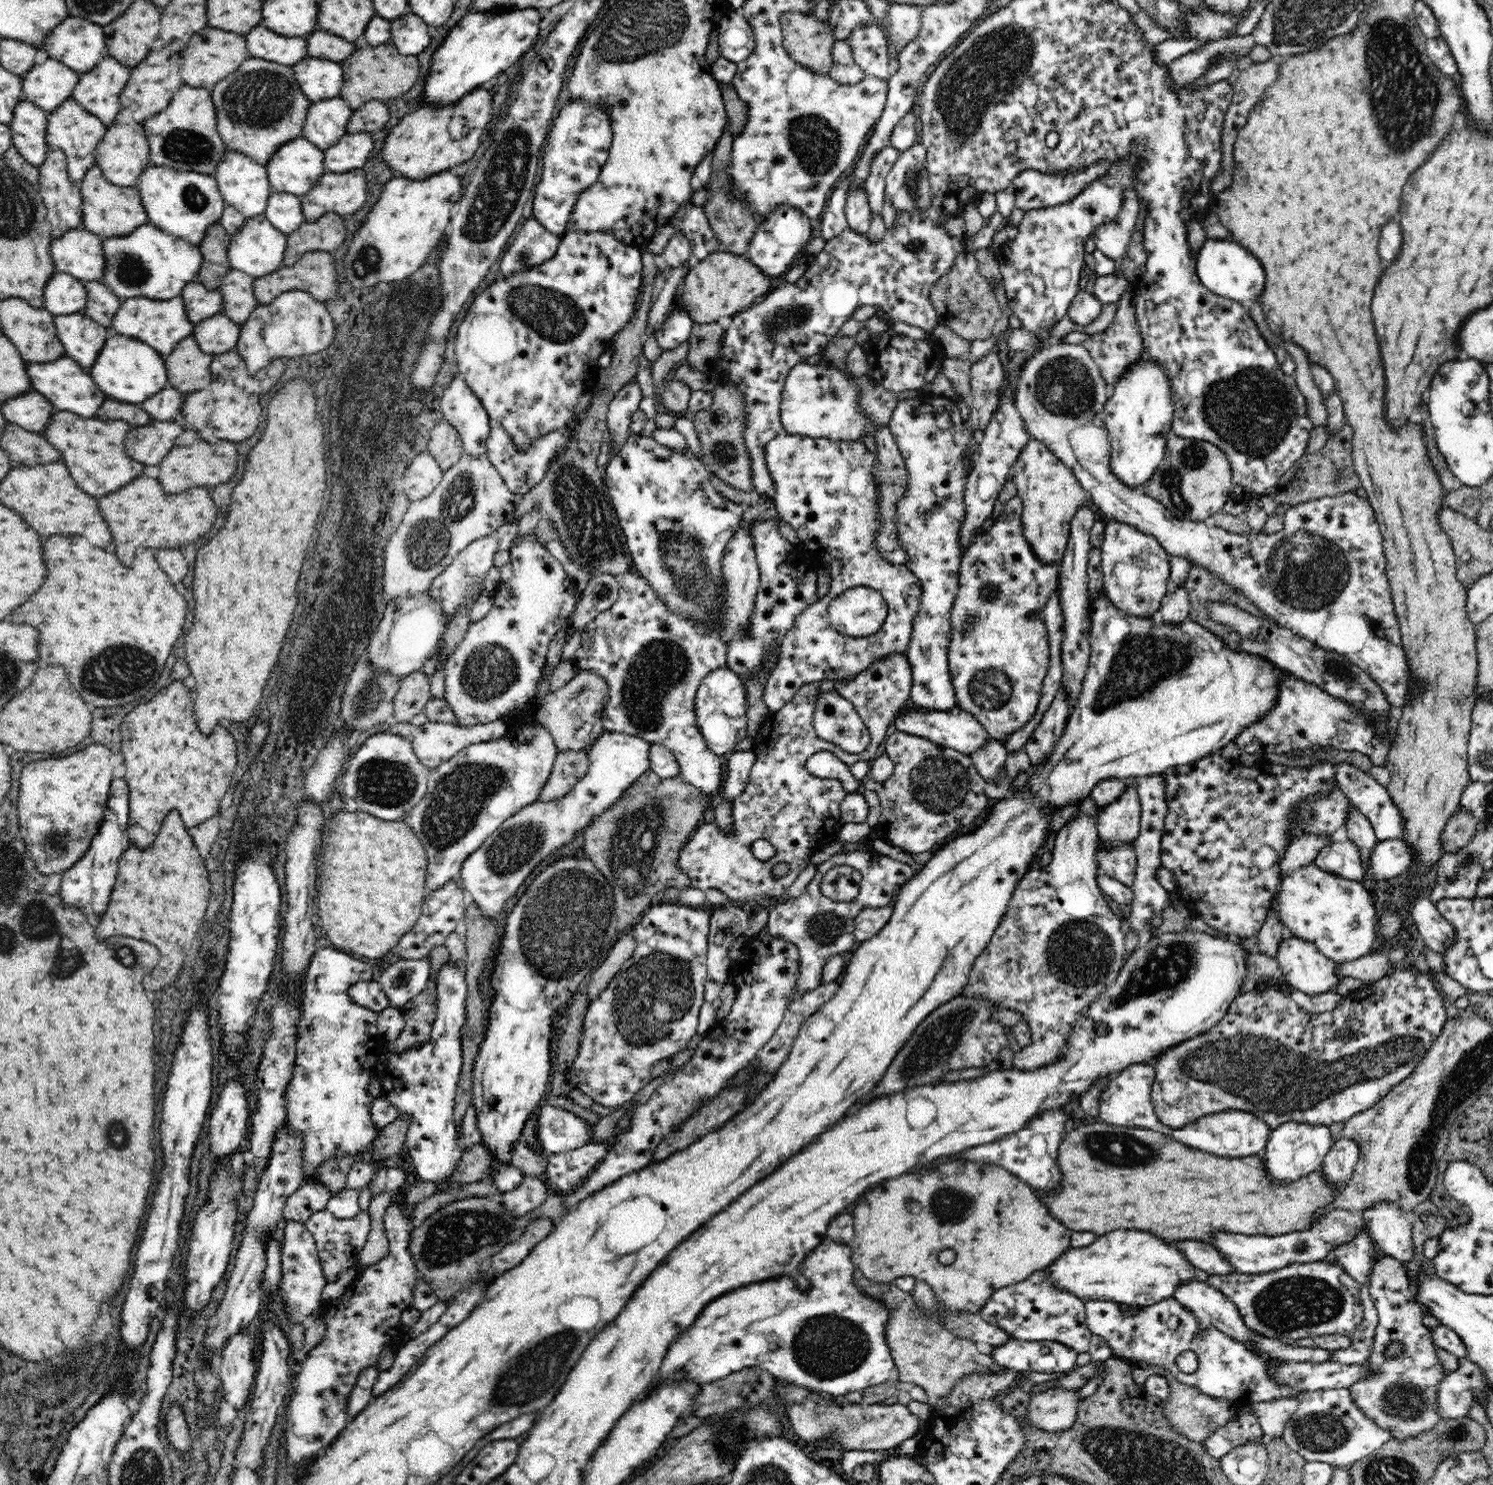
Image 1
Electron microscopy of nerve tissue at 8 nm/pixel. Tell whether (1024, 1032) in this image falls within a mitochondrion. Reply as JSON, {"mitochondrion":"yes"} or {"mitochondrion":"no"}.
{"mitochondrion":"no"}

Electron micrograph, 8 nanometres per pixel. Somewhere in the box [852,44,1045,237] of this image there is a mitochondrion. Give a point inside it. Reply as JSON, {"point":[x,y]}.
{"point":[912,185]}

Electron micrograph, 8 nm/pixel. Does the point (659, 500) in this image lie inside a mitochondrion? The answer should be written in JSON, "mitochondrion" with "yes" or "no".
{"mitochondrion":"no"}

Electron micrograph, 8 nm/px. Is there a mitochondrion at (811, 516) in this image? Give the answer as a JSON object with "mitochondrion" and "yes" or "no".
{"mitochondrion":"no"}

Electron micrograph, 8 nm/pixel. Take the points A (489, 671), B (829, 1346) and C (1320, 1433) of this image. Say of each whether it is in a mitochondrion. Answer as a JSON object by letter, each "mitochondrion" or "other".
{"A":"mitochondrion","B":"mitochondrion","C":"mitochondrion"}

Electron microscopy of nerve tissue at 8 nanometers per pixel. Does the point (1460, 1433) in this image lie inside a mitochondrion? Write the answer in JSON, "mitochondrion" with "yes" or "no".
{"mitochondrion":"yes"}

